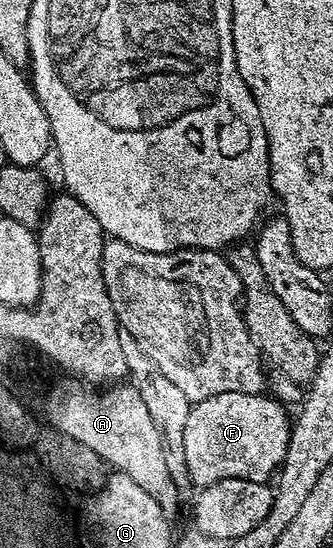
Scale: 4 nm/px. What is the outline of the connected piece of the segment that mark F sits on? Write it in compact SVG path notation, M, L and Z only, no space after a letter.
M227 391L190 404L183 445L194 486L219 483L219 479L268 482L280 470L289 447L291 413L289 417L288 411L269 396L268 392Z

